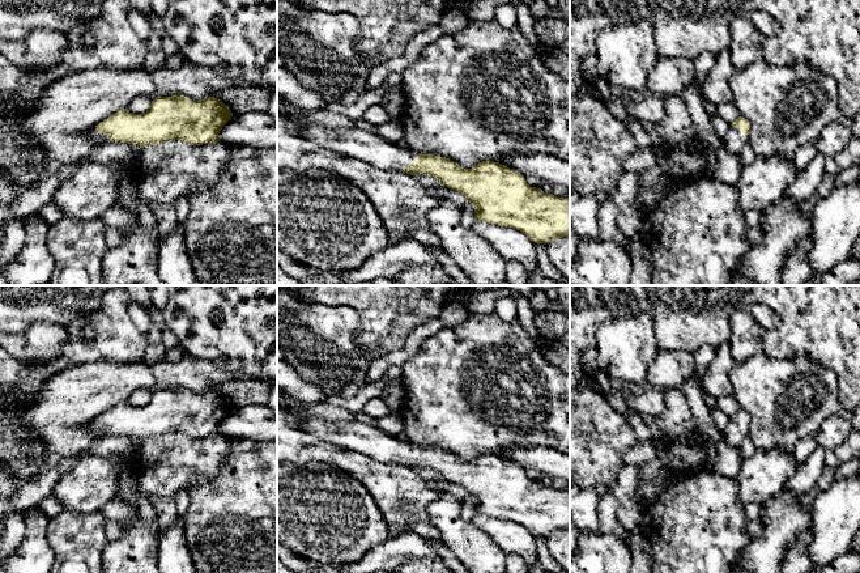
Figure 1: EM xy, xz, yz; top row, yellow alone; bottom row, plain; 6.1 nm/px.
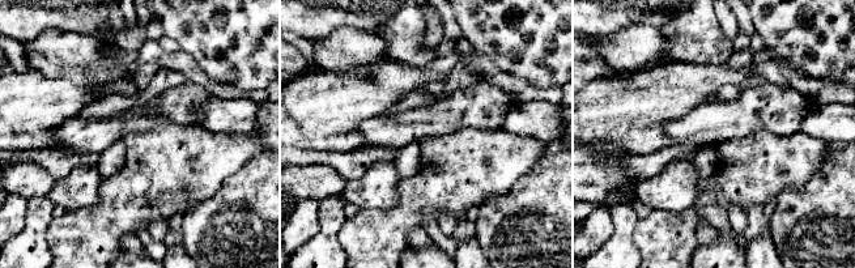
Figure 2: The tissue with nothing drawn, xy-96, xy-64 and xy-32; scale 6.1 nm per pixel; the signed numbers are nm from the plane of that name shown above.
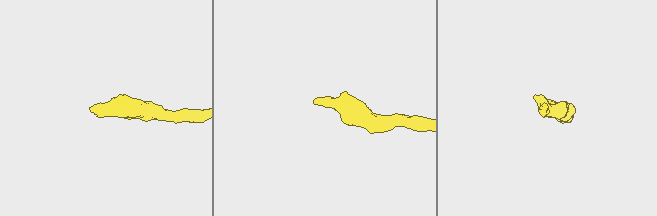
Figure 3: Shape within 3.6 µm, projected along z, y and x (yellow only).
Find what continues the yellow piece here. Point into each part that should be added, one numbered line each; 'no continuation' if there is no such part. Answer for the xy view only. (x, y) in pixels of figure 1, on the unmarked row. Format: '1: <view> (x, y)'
1: xy (94, 428)

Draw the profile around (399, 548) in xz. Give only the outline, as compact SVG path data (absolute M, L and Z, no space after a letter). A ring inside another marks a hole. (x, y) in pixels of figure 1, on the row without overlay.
M412 531L389 535L380 546L369 551L362 559L344 565L345 573L393 572L399 565L438 555L438 547L447 548L442 542L433 544Z

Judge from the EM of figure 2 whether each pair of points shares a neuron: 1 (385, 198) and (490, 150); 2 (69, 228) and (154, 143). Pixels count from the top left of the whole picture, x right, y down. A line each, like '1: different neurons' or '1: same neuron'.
1: different neurons
2: same neuron

